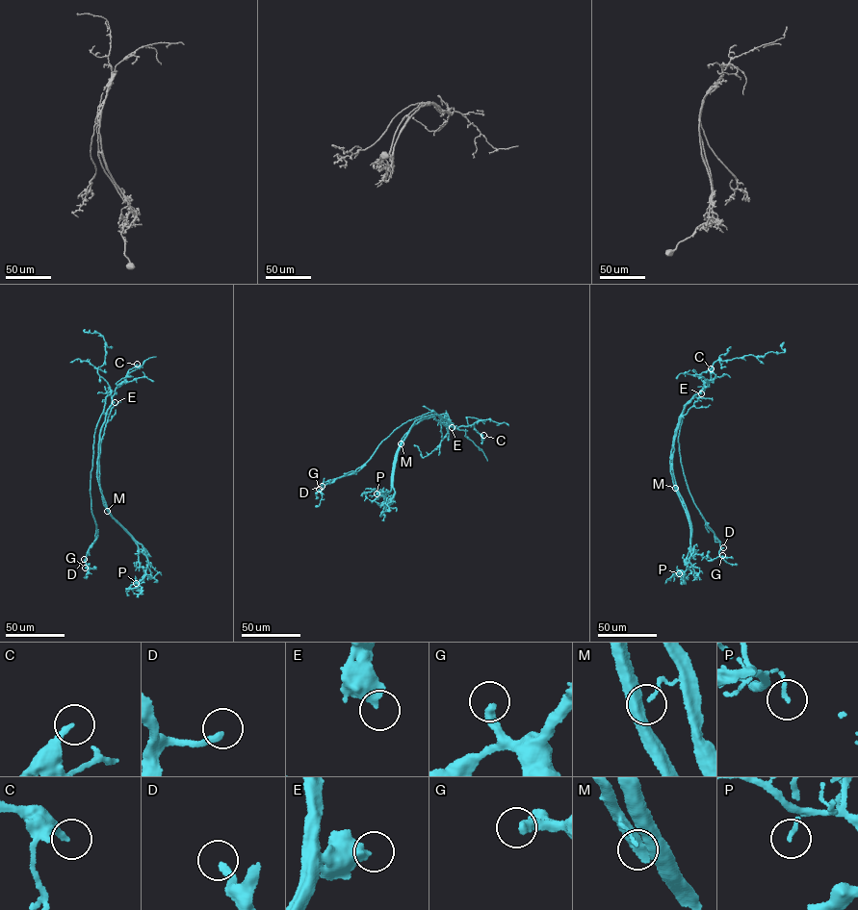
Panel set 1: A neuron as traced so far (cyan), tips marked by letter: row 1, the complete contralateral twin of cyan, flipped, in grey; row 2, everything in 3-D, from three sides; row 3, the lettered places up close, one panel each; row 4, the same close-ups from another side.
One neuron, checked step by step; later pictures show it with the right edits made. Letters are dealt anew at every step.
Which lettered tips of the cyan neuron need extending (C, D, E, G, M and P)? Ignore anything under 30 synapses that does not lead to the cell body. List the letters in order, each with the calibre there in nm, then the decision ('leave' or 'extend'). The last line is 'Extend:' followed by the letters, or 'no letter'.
C: calibre 240 nm; extend
D: calibre 240 nm; extend
E: calibre 500 nm; leave
G: calibre 320 nm; extend
M: calibre 200 nm; leave
P: calibre 140 nm; leave
Extend: C, D, G

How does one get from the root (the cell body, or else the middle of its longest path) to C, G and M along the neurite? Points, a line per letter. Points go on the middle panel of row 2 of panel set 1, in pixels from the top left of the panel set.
C: (432, 415), (439, 415), (454, 426), (473, 425), (483, 435)
G: (432, 415), (453, 423), (449, 426), (433, 411), (408, 420), (355, 470), (319, 489)
M: (432, 415), (418, 419), (409, 429), (396, 454), (392, 484), (393, 463), (401, 443)

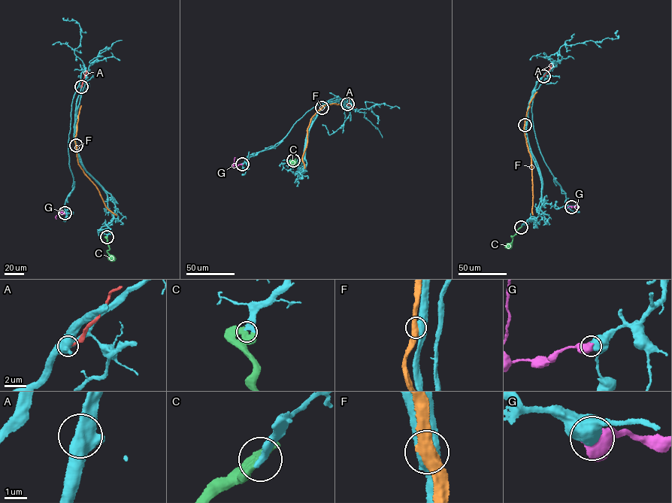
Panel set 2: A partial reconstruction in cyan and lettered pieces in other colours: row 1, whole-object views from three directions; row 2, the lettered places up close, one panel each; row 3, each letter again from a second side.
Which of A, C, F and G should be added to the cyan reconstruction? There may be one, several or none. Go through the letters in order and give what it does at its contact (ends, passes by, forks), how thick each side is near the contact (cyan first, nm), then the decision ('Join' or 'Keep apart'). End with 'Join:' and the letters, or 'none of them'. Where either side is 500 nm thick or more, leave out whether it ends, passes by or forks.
A: Thickness 650 nm (cyan) against 280 nm. Keep apart
C: Thickness 400 nm (cyan) against 600 nm. Join
F: Thickness 550 nm (cyan) against 550 nm. Keep apart
G: Thickness 750 nm (cyan) against 700 nm. Keep apart
Join: C

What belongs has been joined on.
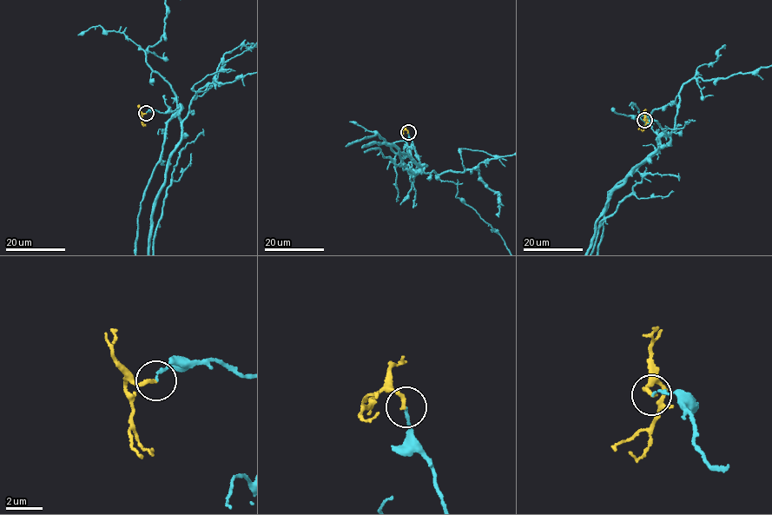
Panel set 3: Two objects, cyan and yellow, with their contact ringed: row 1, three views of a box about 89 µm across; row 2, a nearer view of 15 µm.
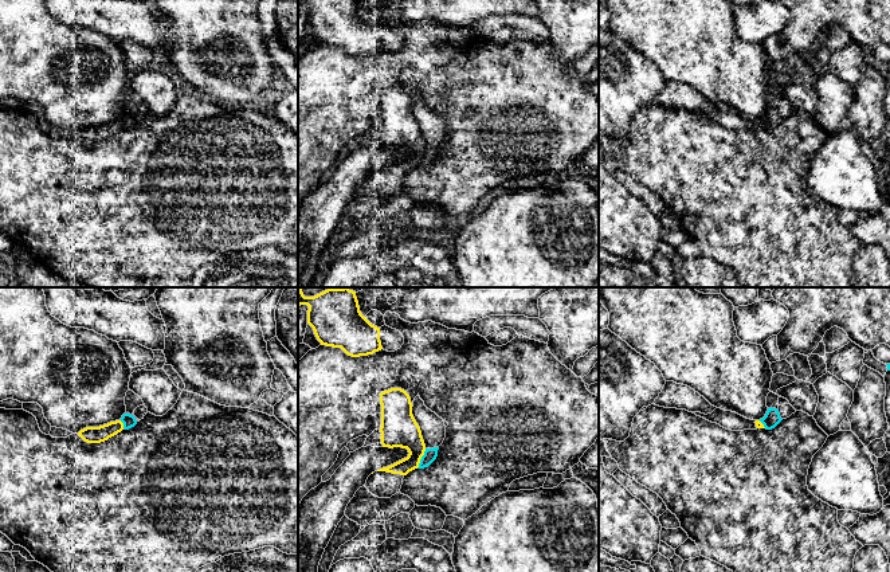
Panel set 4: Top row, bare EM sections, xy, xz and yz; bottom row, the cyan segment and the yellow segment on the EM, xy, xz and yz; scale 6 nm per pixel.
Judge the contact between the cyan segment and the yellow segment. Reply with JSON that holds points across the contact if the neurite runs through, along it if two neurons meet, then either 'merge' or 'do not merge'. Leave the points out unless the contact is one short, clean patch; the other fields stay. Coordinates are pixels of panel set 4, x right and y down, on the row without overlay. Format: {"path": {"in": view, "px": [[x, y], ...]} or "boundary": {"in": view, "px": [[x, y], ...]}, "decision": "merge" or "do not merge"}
{"boundary": {"in": "xz", "px": [[426, 148], [416, 167]]}, "decision": "do not merge"}

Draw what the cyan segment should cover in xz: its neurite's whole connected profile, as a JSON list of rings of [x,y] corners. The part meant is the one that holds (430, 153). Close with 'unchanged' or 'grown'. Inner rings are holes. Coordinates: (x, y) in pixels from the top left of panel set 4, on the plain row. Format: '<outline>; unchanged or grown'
[[[419,94],[413,99],[412,114],[420,126],[426,144],[424,154],[417,166],[424,168],[436,158],[439,145],[446,137],[446,125],[442,117],[424,105],[424,101]]]; grown

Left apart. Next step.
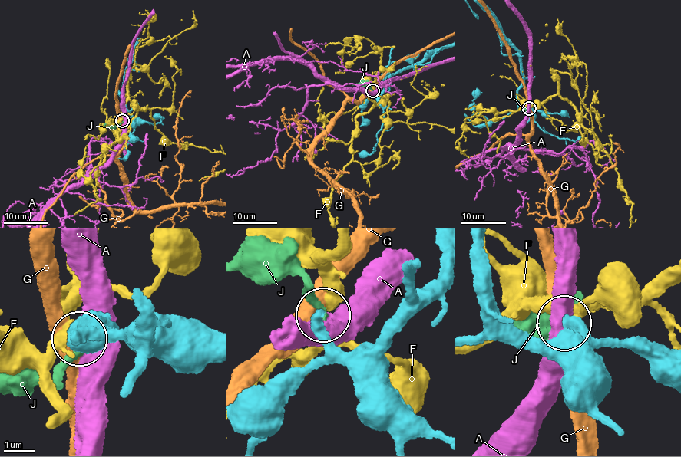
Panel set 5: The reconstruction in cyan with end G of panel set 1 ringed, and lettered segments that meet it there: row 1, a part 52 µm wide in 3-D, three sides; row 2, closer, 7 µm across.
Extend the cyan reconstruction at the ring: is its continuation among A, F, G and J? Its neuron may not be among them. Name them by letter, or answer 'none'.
none

